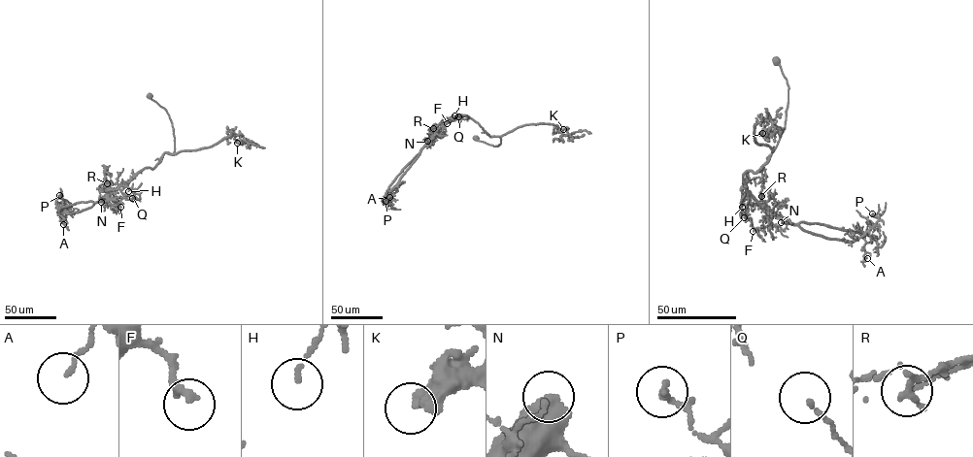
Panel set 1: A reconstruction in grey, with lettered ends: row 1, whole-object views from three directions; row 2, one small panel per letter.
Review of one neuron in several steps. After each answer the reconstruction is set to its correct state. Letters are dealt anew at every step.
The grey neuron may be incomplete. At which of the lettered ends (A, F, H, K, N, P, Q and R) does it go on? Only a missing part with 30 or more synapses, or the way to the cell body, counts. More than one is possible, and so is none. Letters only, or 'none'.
F, N

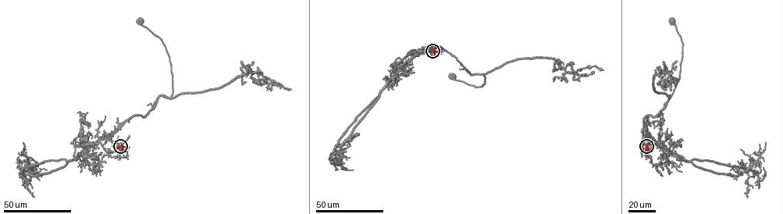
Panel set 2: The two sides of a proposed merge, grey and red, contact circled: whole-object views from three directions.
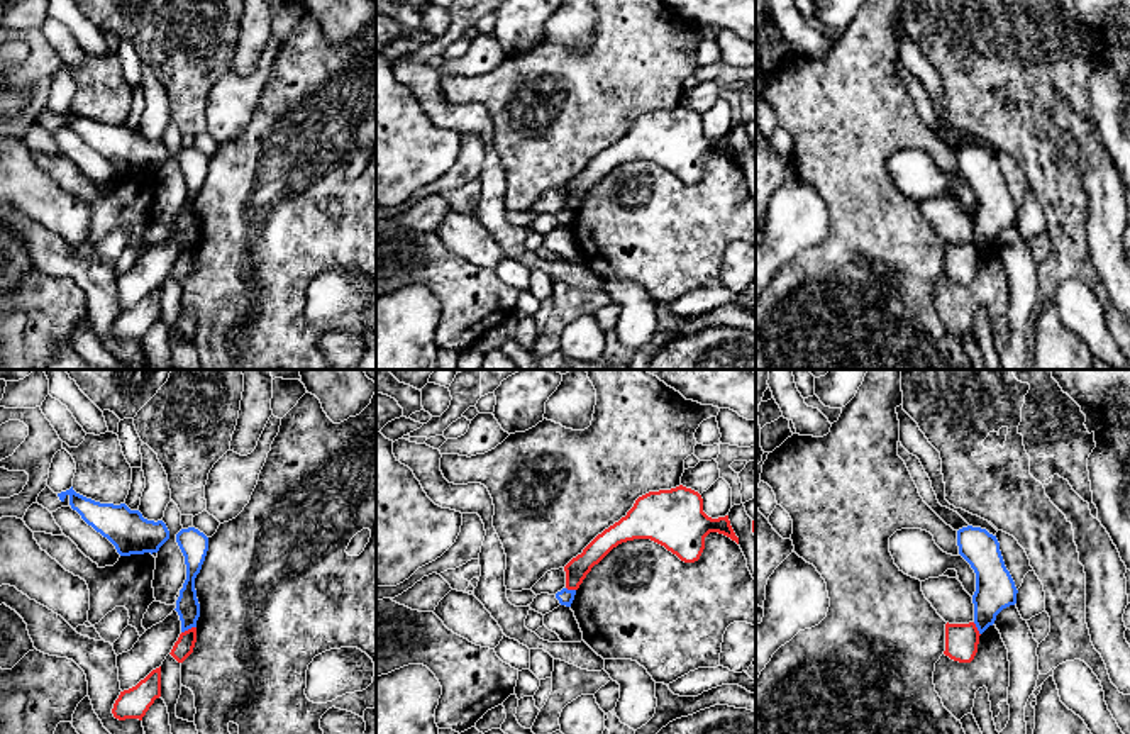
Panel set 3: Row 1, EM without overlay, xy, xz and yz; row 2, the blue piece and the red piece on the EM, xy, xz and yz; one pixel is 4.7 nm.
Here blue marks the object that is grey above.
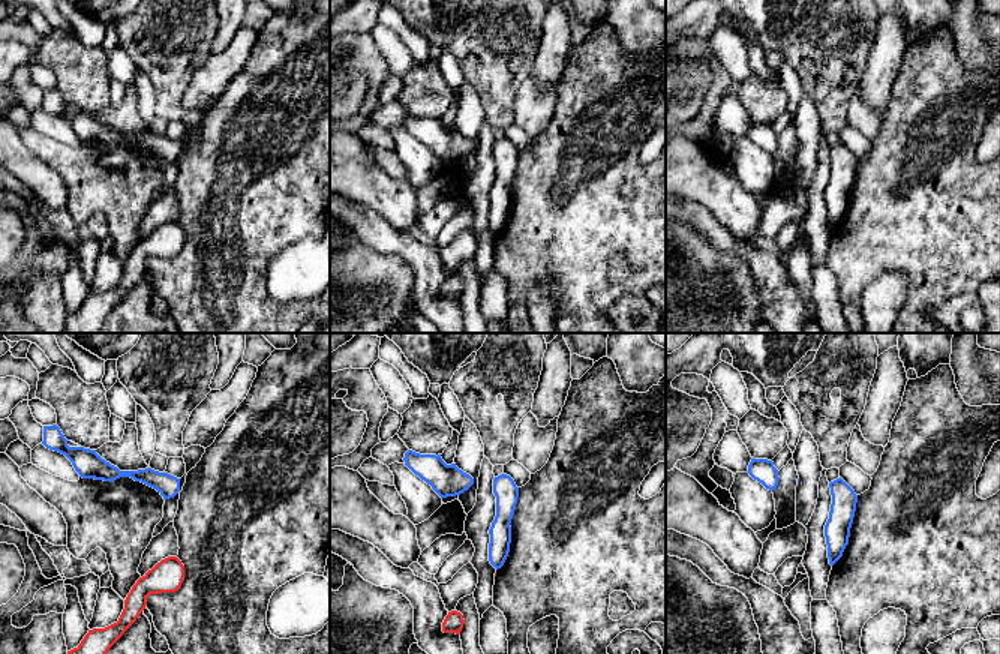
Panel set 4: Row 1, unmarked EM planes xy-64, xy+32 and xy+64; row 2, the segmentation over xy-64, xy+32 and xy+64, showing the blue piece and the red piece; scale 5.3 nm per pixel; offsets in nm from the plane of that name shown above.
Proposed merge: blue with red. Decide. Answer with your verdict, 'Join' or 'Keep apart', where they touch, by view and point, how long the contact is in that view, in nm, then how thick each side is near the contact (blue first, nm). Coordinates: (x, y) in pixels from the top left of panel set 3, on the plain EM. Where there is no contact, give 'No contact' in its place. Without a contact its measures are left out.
Keep apart. Touches blue at xy (188, 248). Shared border 80 nm. Thickness 110 nm (blue) against 90 nm

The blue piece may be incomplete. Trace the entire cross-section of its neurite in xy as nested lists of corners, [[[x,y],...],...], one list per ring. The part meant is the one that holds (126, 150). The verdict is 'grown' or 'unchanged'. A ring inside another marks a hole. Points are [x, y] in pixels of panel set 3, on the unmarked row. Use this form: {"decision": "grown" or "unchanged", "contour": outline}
{"decision": "unchanged", "contour": [[[73,110],[58,114],[59,120],[69,119],[69,125],[97,153],[107,158],[120,176],[158,173],[169,159],[169,151],[163,141],[147,141],[139,131],[130,131],[125,124],[100,124]]]}

